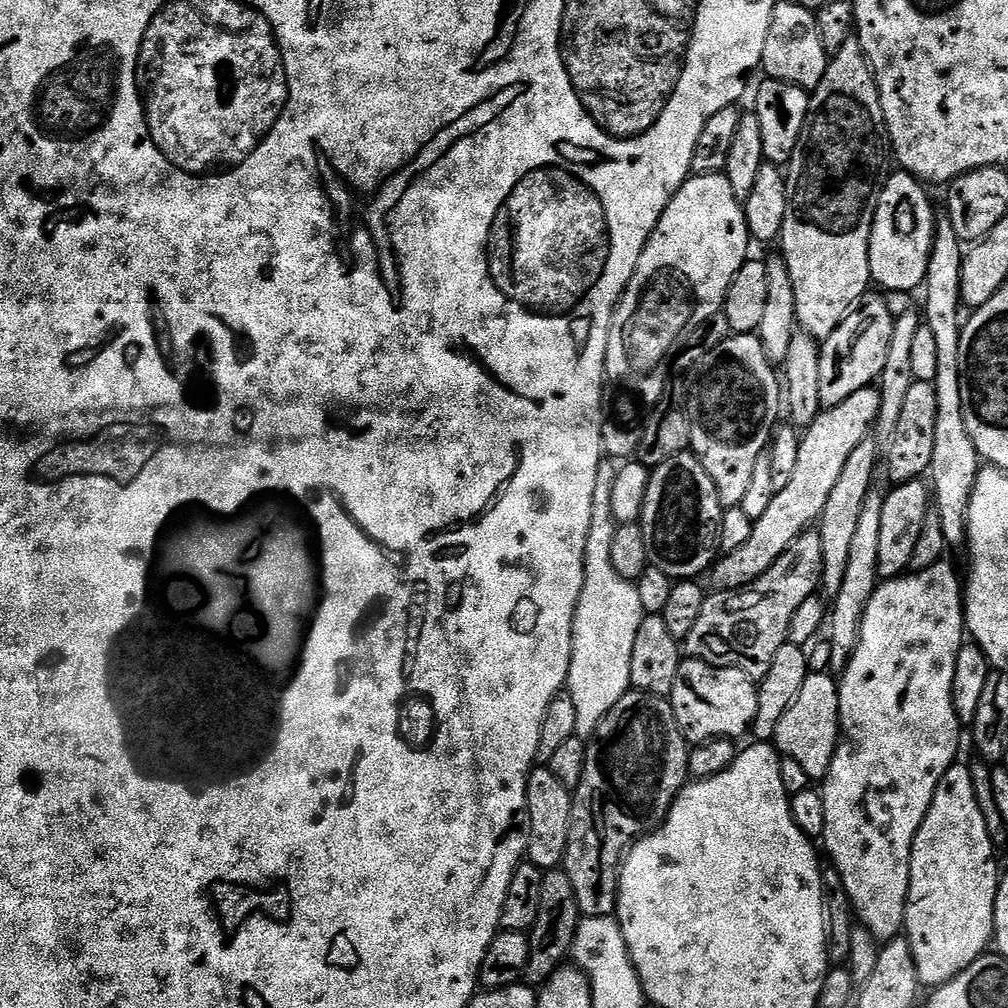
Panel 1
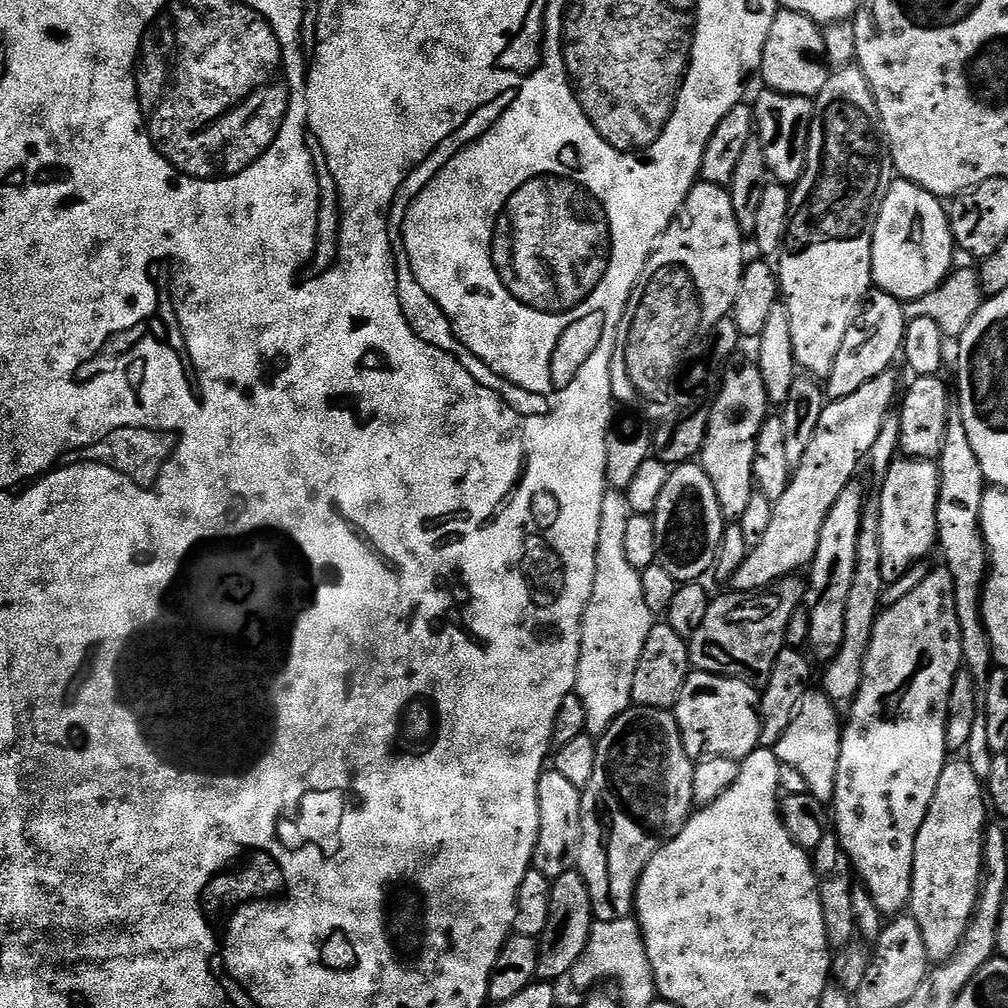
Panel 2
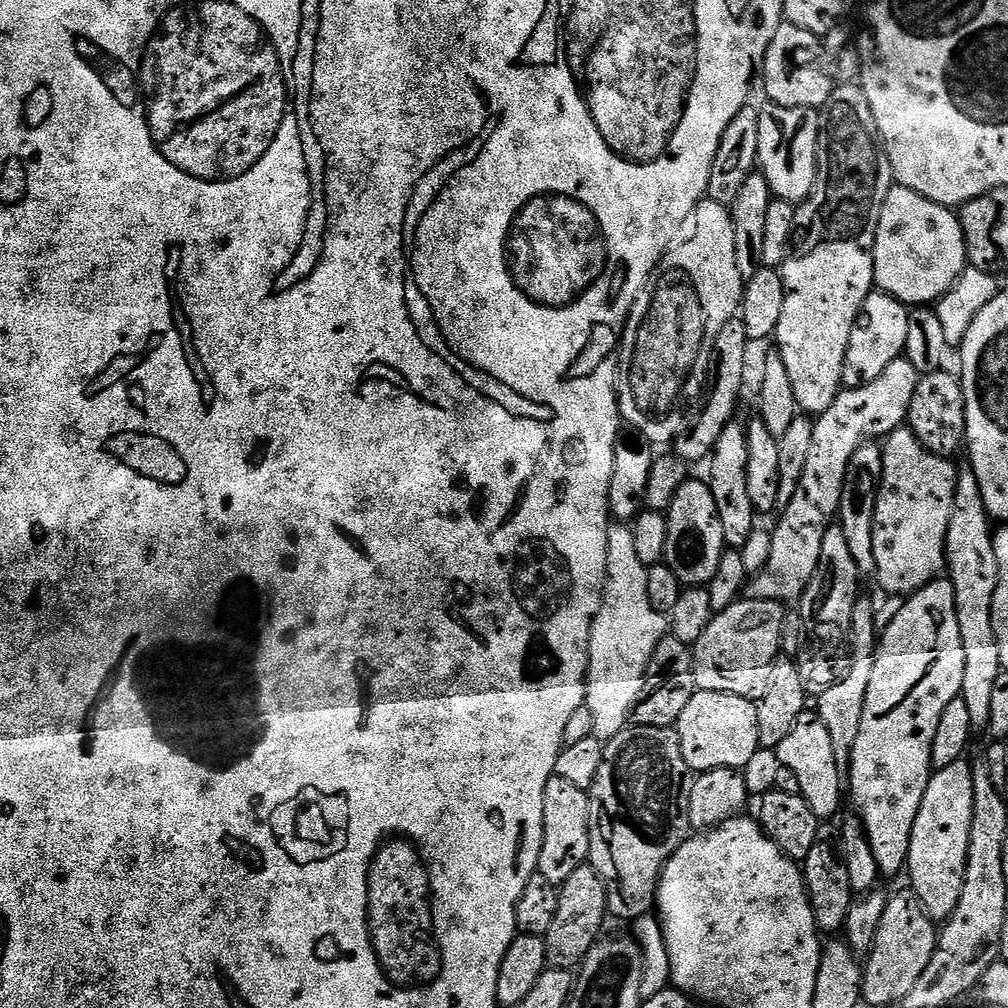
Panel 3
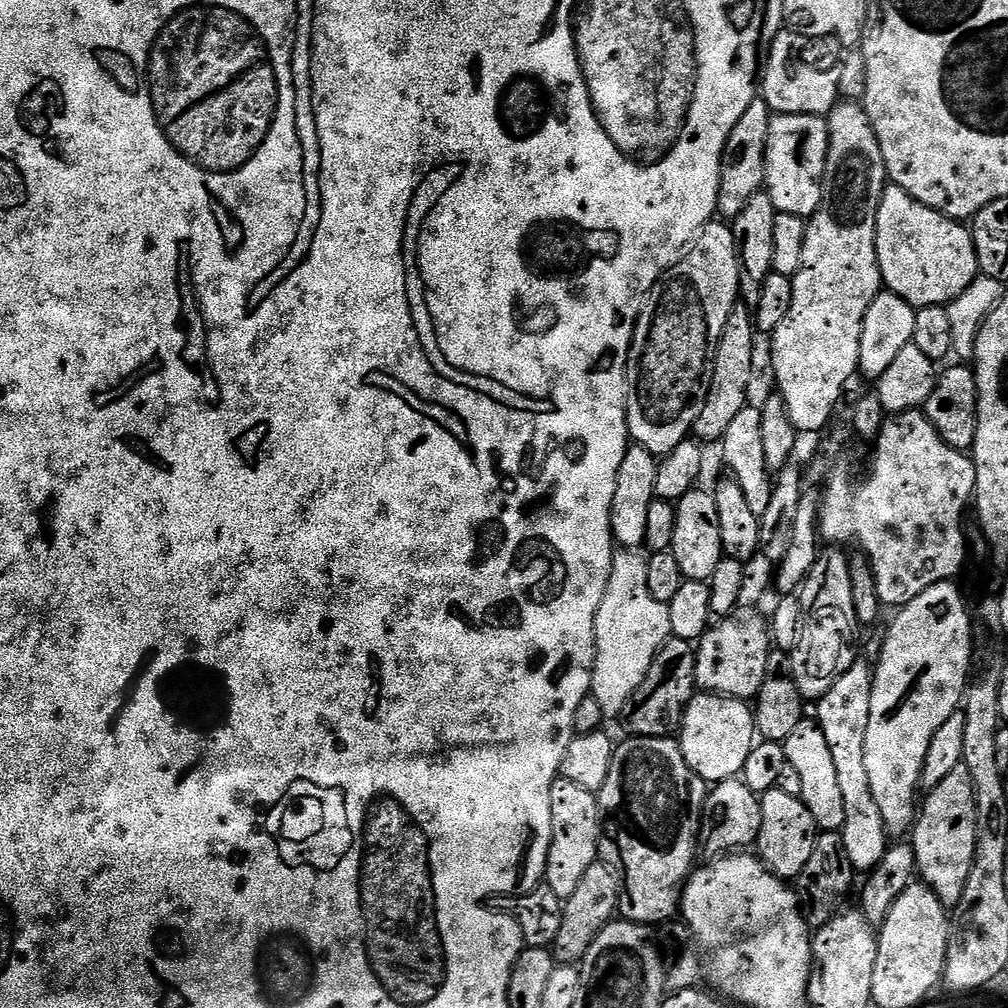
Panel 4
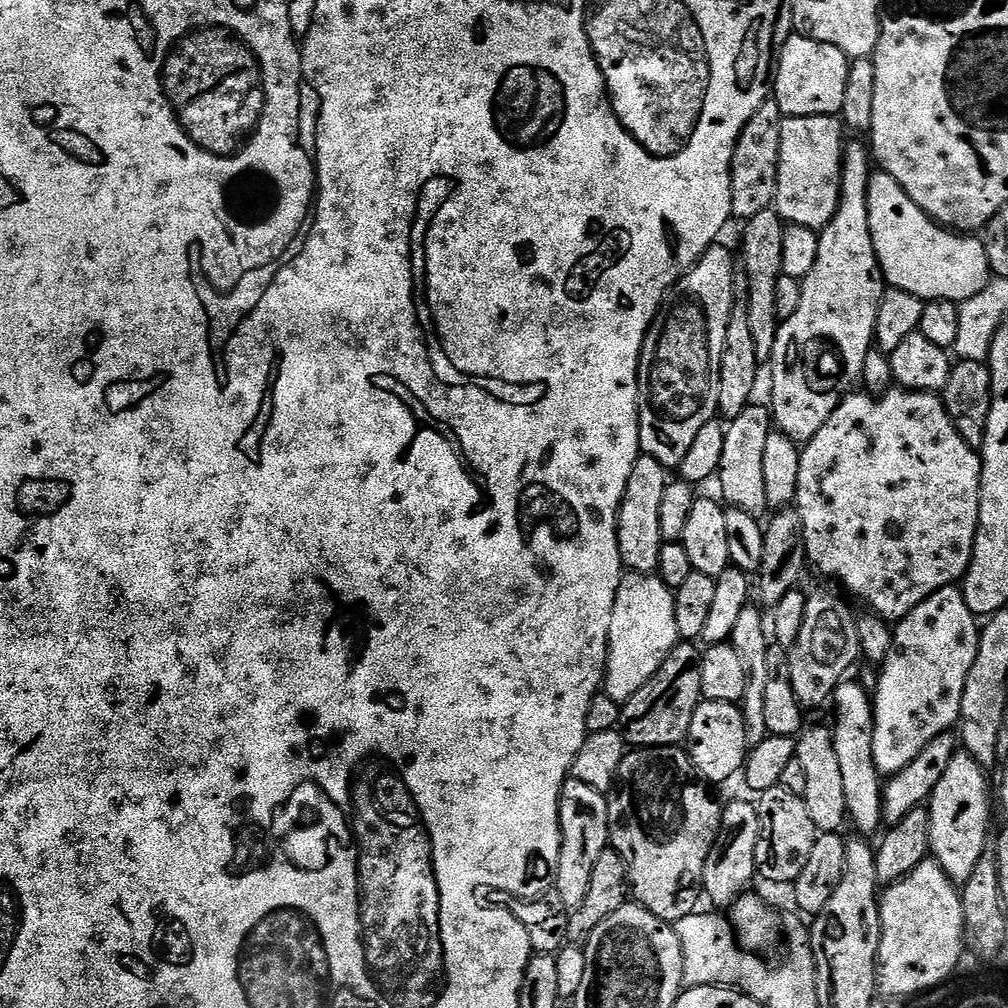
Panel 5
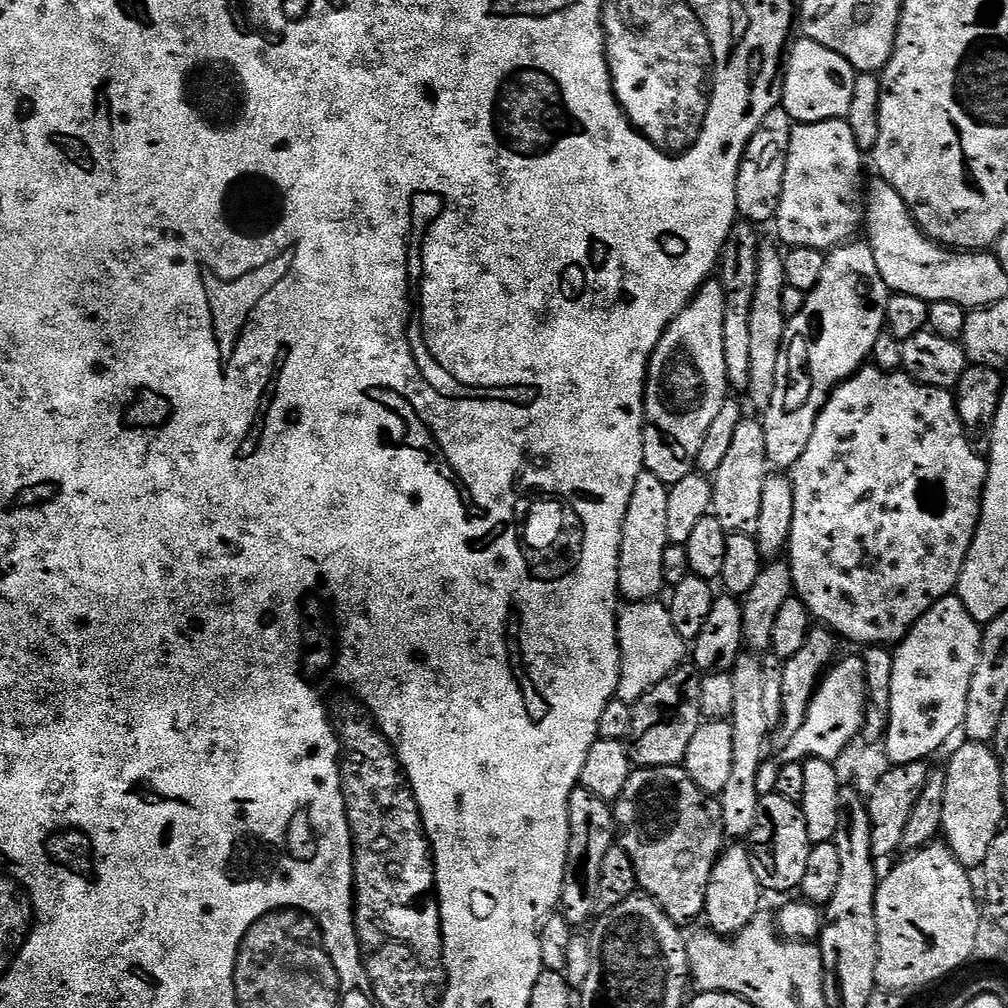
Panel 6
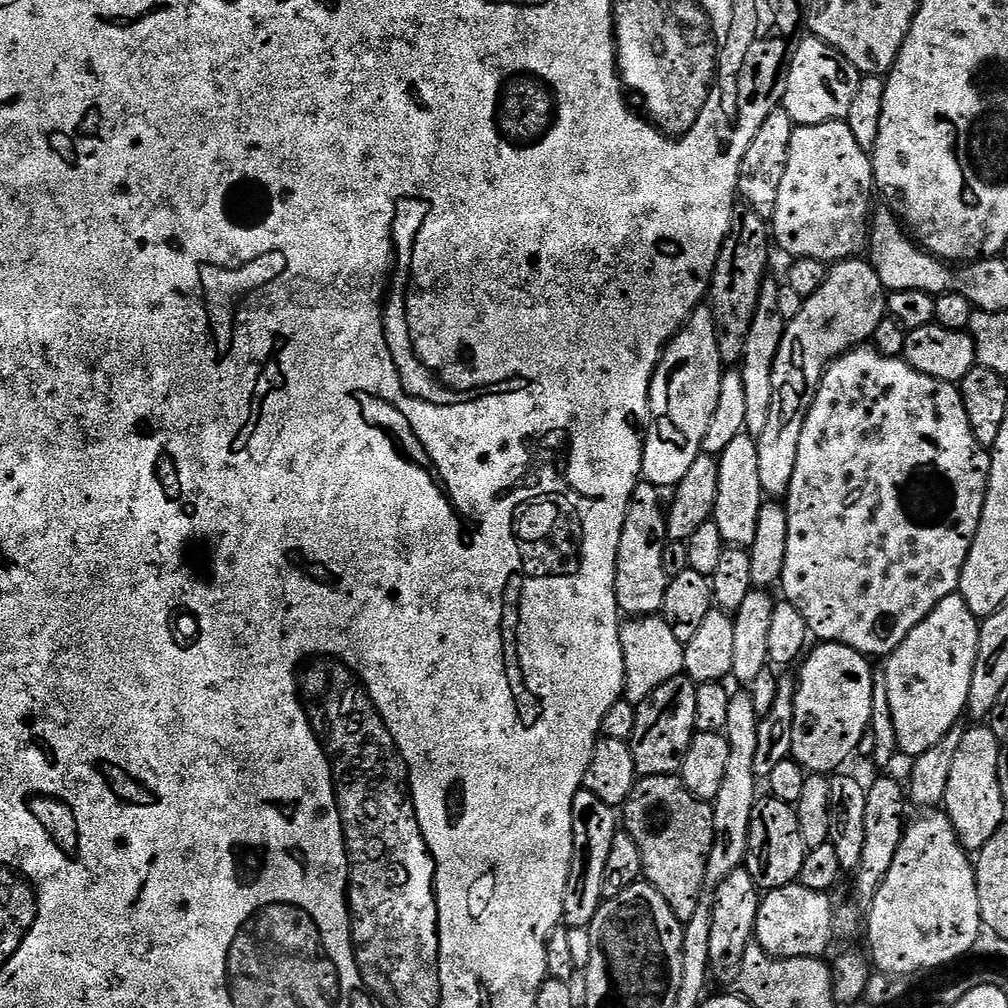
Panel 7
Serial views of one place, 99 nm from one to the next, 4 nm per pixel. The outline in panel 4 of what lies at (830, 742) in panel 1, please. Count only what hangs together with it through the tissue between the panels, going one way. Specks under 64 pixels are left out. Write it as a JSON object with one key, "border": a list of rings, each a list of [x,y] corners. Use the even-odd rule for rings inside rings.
{"border":[[[805,718],[798,726],[794,726],[794,730],[790,730],[782,743],[785,761],[798,770],[798,778],[802,781],[800,799],[806,810],[814,814],[817,829],[820,832],[839,832],[846,822],[846,809],[842,807],[842,790],[838,787],[838,774],[834,770],[834,757],[830,755],[826,734],[822,734],[819,724]]]}

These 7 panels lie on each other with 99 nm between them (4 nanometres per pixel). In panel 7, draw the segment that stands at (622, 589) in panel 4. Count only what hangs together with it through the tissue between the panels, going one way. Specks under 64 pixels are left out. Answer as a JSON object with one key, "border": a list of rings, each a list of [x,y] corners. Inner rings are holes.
{"border":[[[663,615],[625,619],[620,626],[620,641],[624,655],[624,696],[631,704],[641,704],[662,682],[670,682],[670,678],[684,672],[684,644],[674,638],[674,630],[670,630]]]}

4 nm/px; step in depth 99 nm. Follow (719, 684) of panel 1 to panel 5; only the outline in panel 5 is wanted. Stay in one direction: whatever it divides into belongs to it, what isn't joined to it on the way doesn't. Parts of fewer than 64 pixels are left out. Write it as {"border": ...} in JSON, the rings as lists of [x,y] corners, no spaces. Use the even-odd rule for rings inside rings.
{"border":[[[701,699],[694,710],[694,718],[690,718],[690,730],[686,741],[686,751],[692,759],[693,769],[705,781],[713,785],[720,784],[723,780],[730,779],[736,771],[737,775],[745,767],[749,748],[743,711],[730,702]]]}

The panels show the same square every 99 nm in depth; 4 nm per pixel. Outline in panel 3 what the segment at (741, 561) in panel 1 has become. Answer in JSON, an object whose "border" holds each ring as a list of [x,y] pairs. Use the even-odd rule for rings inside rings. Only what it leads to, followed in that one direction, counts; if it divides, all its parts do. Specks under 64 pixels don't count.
{"border":[[[906,358],[890,362],[880,377],[861,388],[844,388],[814,422],[813,445],[806,458],[806,470],[796,488],[795,496],[781,511],[772,531],[770,562],[747,581],[746,596],[750,600],[799,601],[803,596],[818,558],[822,554],[822,539],[840,510],[840,495],[848,477],[848,463],[858,446],[865,443],[875,429],[880,438],[887,437],[906,421],[914,390],[922,373]]]}

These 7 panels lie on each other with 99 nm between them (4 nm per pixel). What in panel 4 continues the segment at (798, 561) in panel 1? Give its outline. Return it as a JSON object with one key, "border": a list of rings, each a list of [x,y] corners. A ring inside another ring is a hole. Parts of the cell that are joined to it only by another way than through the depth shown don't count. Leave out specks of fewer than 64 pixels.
{"border":[[[744,614],[741,620],[724,618],[713,623],[708,631],[700,637],[696,649],[696,686],[708,694],[733,696],[735,700],[751,701],[760,693],[764,676],[768,672],[768,653],[770,651],[770,636],[766,631],[766,620],[756,614]]]}

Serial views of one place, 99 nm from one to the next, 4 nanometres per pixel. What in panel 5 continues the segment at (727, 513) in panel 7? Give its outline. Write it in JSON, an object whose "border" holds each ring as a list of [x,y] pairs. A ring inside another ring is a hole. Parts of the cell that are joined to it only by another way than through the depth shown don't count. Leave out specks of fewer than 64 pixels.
{"border":[[[750,404],[738,418],[729,421],[722,442],[722,462],[718,473],[721,492],[719,495],[725,505],[744,510],[746,514],[757,518],[763,517],[769,511],[766,502],[766,481],[762,462],[766,438],[769,437],[771,431],[771,411],[765,405],[762,407]]]}

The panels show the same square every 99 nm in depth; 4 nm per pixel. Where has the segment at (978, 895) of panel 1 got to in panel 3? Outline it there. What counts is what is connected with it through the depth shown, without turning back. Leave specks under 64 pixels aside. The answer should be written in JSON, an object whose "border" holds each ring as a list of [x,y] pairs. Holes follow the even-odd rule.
{"border":[[[963,759],[945,768],[935,769],[926,786],[918,818],[914,818],[906,865],[906,876],[912,879],[911,891],[924,903],[924,908],[933,921],[947,921],[958,906],[958,898],[962,898],[973,818],[972,764]]]}

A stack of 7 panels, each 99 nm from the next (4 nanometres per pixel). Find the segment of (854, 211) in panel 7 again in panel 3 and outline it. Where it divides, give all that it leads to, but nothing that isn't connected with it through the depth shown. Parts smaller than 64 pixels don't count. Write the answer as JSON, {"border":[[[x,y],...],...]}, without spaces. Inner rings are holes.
{"border":[[[771,102],[765,105],[760,108],[758,118],[758,170],[766,178],[775,199],[802,202],[816,185],[820,112],[814,108],[787,108]]]}

